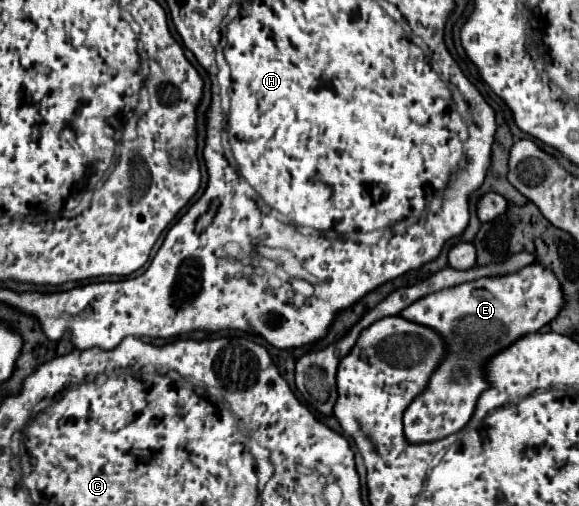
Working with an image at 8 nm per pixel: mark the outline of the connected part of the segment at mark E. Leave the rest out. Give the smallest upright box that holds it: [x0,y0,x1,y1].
[401,263,563,445]

